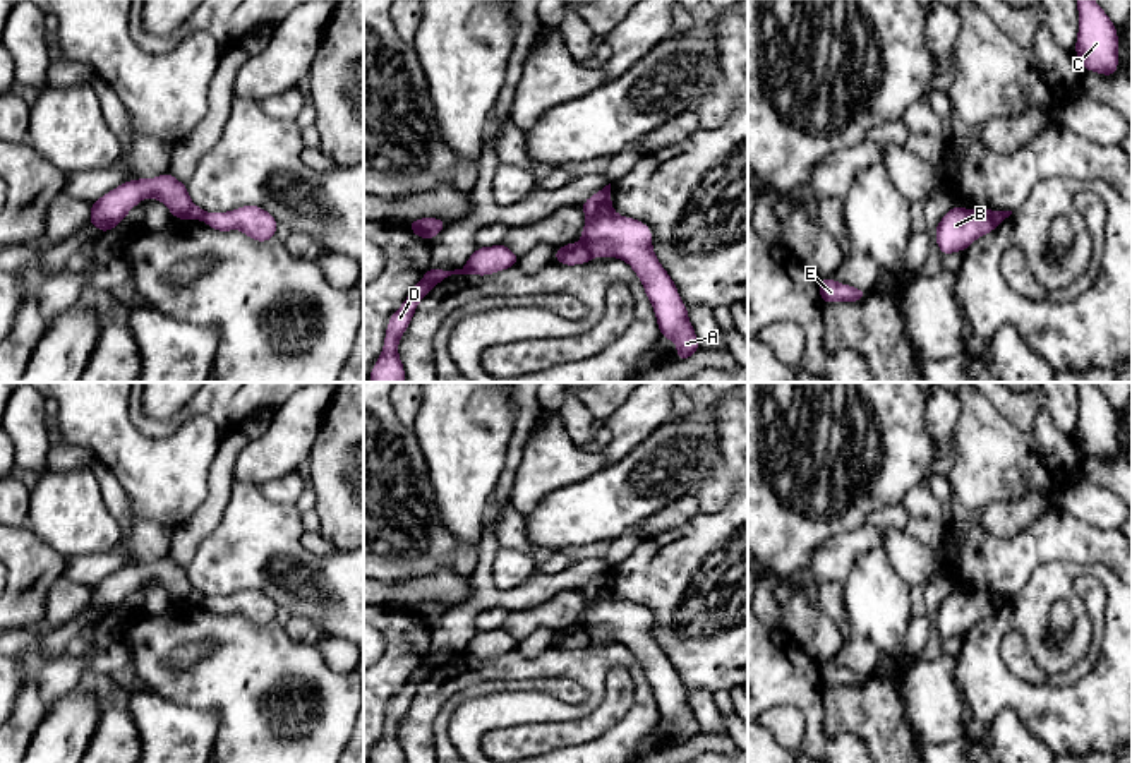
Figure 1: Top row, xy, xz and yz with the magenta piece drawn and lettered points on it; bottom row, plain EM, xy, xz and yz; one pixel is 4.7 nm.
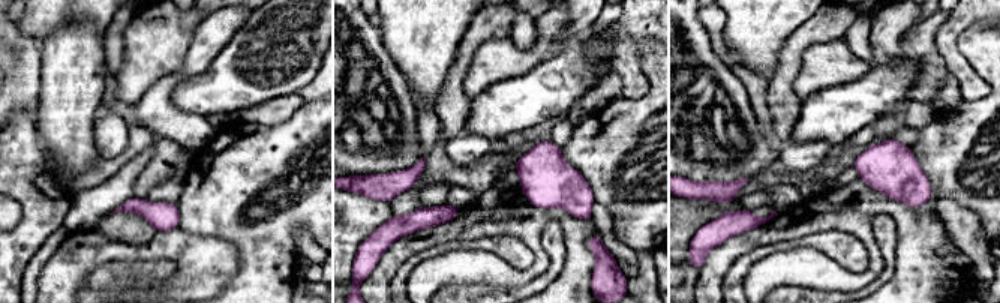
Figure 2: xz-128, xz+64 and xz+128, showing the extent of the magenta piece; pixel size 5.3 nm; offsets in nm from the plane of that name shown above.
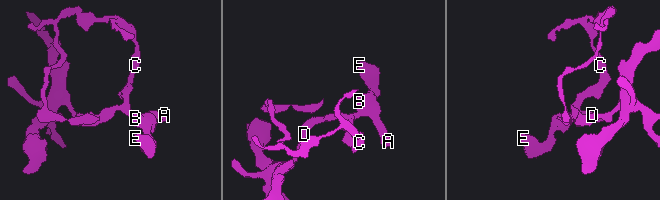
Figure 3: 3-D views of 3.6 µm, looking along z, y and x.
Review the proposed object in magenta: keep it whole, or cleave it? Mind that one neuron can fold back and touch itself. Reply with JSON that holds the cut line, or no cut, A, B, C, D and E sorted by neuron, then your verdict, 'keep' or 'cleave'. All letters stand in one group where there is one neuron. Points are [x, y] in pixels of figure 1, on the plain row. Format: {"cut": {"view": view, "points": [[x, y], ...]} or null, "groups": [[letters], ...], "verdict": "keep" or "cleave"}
{"cut": {"view": "xz", "points": [[582, 624], [592, 640]]}, "groups": [["A", "B", "E"], ["C", "D"]], "verdict": "cleave"}

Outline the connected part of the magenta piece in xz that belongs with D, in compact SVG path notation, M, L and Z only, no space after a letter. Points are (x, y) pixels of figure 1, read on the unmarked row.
M504 628L492 631L477 631L461 653L444 655L431 652L413 670L401 691L391 698L388 706L382 737L372 751L369 763L405 763L405 753L398 739L398 725L406 715L417 689L437 667L451 658L487 660L518 648L518 640Z

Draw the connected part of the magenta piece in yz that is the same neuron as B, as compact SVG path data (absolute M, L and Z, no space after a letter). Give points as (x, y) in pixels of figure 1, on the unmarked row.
M952 592L938 607L935 622L943 640L966 634L976 622L998 612L1005 602L991 593Z

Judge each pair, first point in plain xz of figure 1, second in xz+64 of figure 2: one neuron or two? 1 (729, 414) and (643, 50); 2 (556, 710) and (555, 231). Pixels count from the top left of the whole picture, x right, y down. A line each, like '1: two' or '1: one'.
1: two
2: two

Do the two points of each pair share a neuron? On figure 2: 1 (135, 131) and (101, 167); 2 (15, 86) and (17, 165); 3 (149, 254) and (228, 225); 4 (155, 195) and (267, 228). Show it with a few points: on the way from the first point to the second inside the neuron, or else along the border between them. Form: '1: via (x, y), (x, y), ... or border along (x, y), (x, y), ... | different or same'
1: via (135, 143), (113, 165) | same
2: border along (15, 113), (24, 113), (35, 125) | different
3: border along (179, 227), (191, 234) | different
4: border along (188, 173), (177, 204) | different

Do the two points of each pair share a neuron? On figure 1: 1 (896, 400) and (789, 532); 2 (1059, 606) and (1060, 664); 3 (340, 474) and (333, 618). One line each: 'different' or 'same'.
1: same
2: different
3: different

